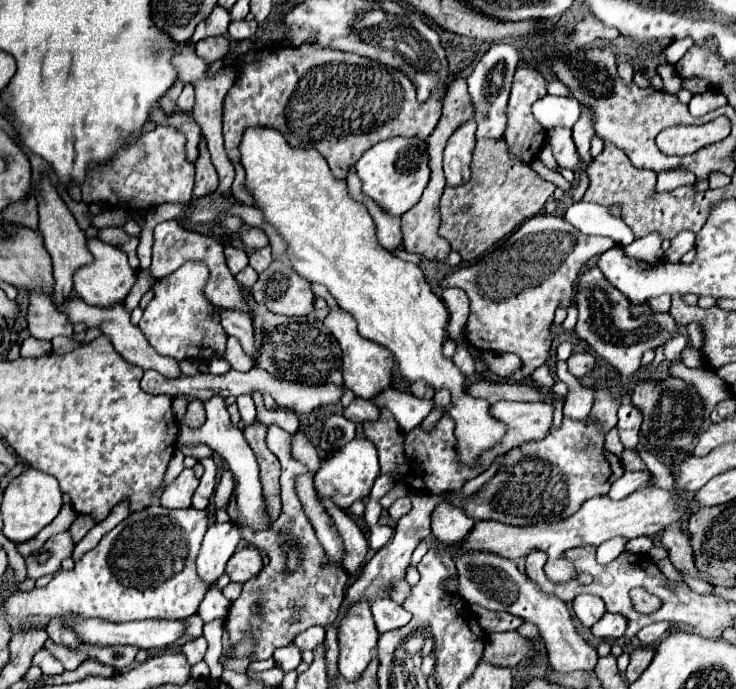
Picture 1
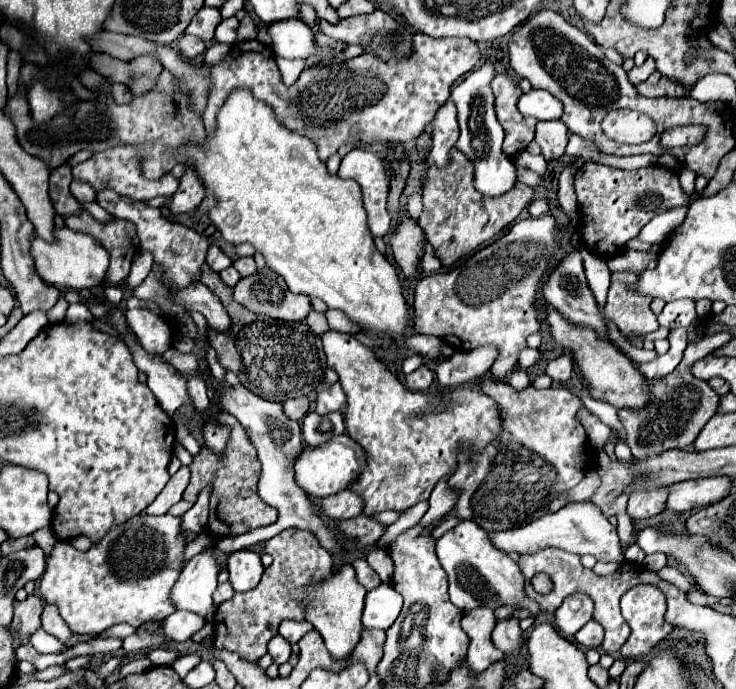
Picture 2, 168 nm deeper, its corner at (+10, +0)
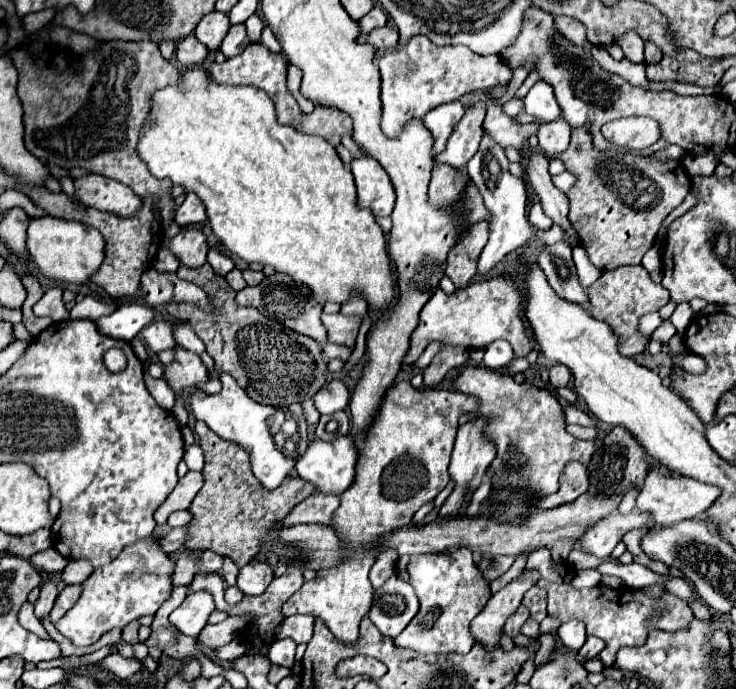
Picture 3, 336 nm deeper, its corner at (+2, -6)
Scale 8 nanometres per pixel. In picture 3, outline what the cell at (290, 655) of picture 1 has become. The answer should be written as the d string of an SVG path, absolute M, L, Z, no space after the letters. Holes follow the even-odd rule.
M276 639L268 649L268 659L274 665L282 667L292 667L294 655L296 655L296 643L292 639Z

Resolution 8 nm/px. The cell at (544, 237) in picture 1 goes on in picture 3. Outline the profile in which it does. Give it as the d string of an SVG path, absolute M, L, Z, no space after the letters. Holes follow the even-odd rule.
M504 275L484 281L474 281L468 285L468 289L456 289L452 295L444 293L442 289L436 289L436 293L430 297L430 301L424 305L420 313L420 323L410 337L410 349L408 355L404 357L404 363L414 363L430 341L442 341L444 345L460 345L472 351L472 349L486 349L496 339L506 339L512 345L516 357L526 357L528 351L534 349L532 339L524 327L524 295L514 287L514 281Z

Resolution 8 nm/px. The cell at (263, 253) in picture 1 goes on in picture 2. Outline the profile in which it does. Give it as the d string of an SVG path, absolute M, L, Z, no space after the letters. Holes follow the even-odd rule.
M240 257L232 263L236 267L236 271L242 275L242 277L250 277L256 273L256 263L252 257Z

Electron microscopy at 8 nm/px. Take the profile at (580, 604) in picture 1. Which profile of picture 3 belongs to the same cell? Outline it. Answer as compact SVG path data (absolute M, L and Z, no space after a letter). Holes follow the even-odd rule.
M570 619L558 627L558 637L564 647L570 651L578 651L586 641L586 623L580 619Z

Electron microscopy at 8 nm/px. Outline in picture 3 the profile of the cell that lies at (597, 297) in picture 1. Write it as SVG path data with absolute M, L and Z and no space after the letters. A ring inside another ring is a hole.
M568 243L546 247L538 257L538 265L544 271L550 287L556 291L556 295L560 295L560 299L572 301L588 309L588 295L578 281L572 261L572 247Z

